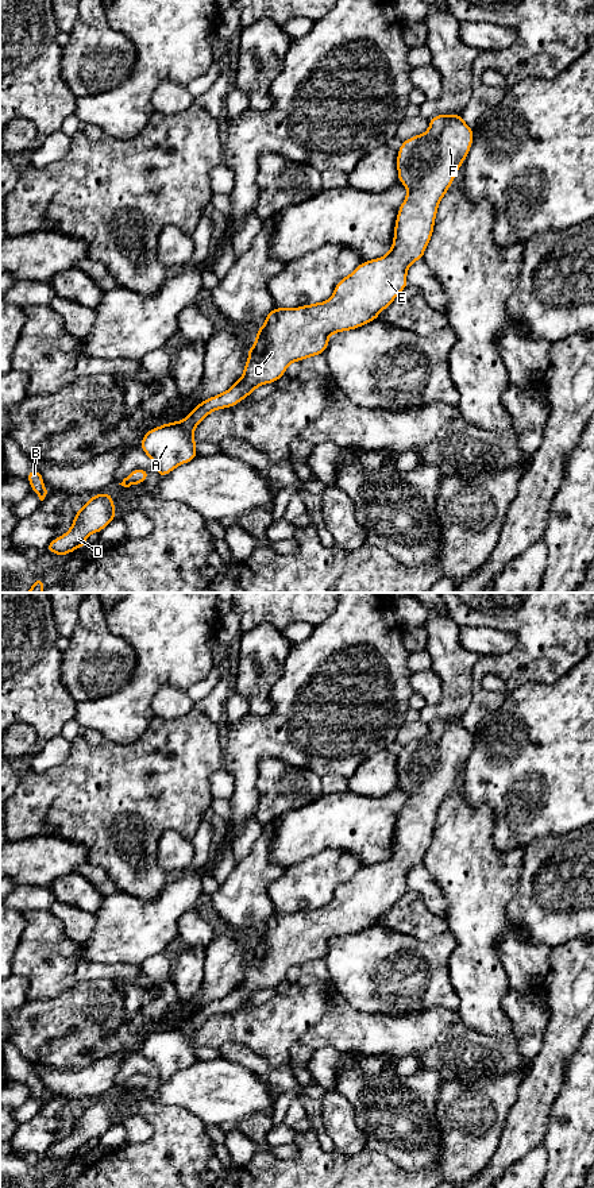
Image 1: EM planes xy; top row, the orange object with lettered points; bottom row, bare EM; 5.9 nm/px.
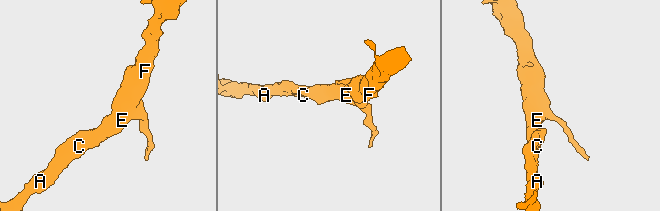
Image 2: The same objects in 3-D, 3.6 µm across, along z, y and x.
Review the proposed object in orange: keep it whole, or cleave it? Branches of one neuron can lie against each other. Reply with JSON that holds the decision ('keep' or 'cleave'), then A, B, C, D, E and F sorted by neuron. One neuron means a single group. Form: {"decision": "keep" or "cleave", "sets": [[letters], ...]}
{"decision": "keep", "sets": [["A", "B", "C", "D", "E", "F"]]}

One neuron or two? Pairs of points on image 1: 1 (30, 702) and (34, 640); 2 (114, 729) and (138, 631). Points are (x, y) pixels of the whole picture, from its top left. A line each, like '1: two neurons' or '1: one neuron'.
1: one neuron
2: one neuron

